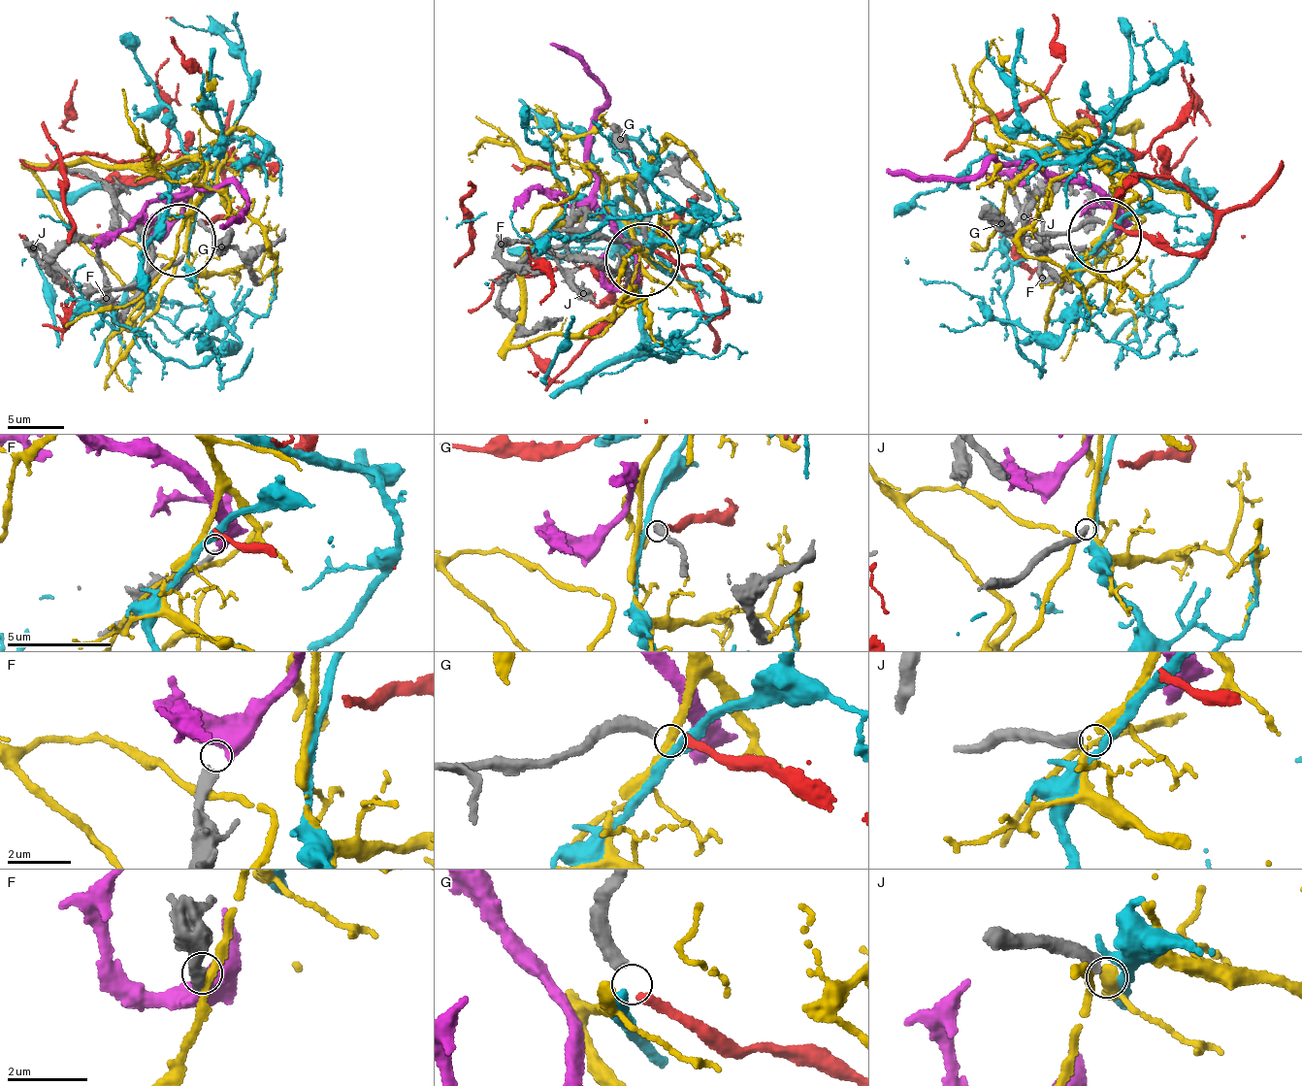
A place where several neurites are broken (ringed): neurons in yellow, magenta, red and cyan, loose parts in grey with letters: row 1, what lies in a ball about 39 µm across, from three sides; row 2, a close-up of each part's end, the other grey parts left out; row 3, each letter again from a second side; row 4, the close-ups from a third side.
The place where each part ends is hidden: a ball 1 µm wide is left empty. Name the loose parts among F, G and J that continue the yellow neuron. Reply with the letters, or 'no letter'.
no letter

